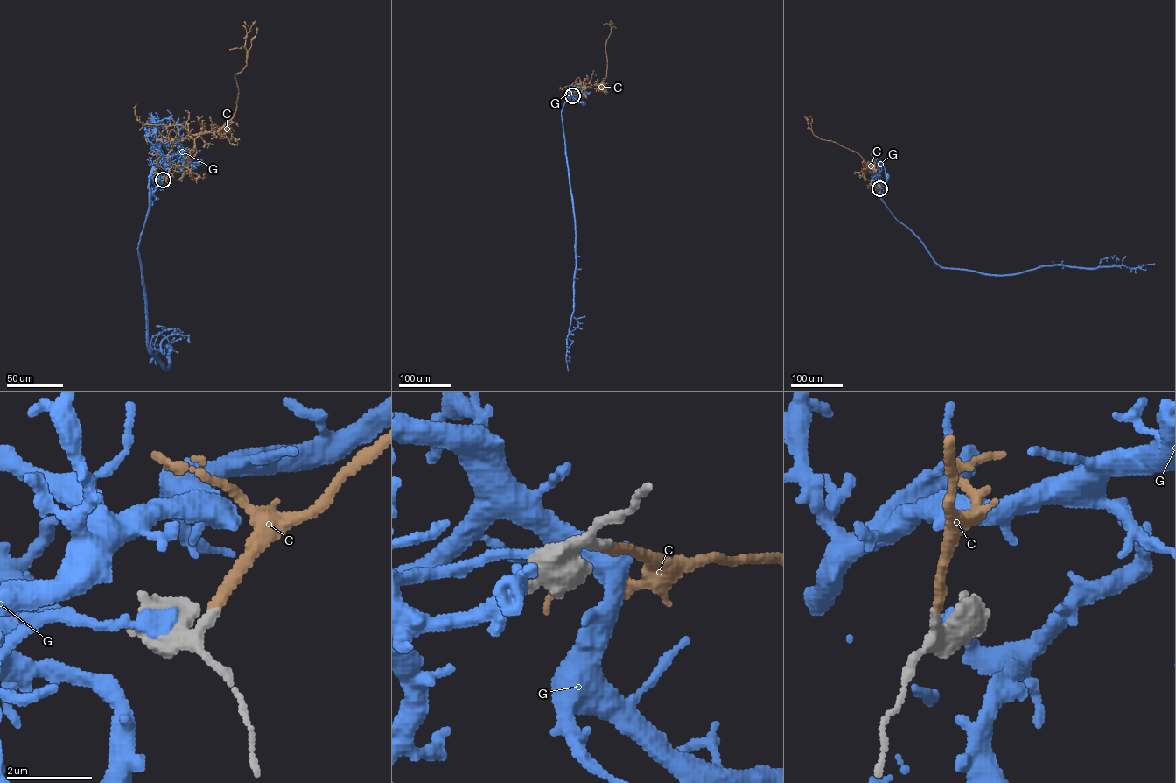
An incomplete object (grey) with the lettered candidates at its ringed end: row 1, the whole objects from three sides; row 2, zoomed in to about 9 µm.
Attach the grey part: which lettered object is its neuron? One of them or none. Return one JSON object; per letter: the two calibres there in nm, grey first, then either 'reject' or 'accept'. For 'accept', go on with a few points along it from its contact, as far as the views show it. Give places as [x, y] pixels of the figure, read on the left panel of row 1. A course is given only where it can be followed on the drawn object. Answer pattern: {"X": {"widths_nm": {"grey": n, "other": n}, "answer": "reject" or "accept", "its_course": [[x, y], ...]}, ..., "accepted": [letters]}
{"C": {"widths_nm": {"grey": 240, "other": 240}, "answer": "accept", "its_course": [[163, 180], [175, 144], [233, 116], [255, 21]]}, "G": {"widths_nm": {"grey": 600, "other": 340}, "answer": "reject"}, "accepted": ["C"]}

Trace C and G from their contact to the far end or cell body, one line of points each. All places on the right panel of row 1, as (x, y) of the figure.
C: (879, 188), (867, 169), (869, 165), (857, 153), (815, 136), (807, 120), (811, 116)
G: (879, 188), (876, 188), (880, 178), (878, 162), (882, 162), (887, 176)

